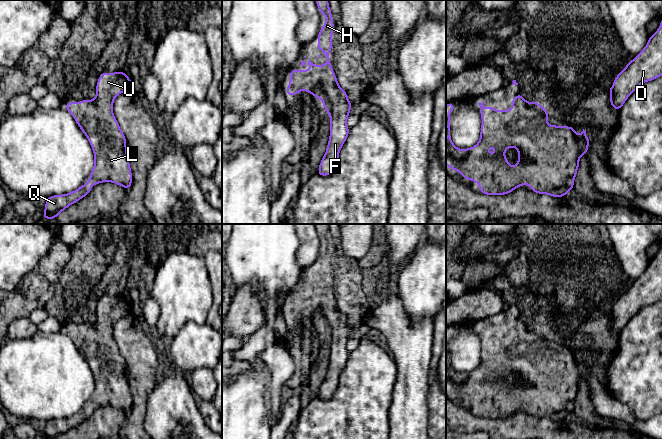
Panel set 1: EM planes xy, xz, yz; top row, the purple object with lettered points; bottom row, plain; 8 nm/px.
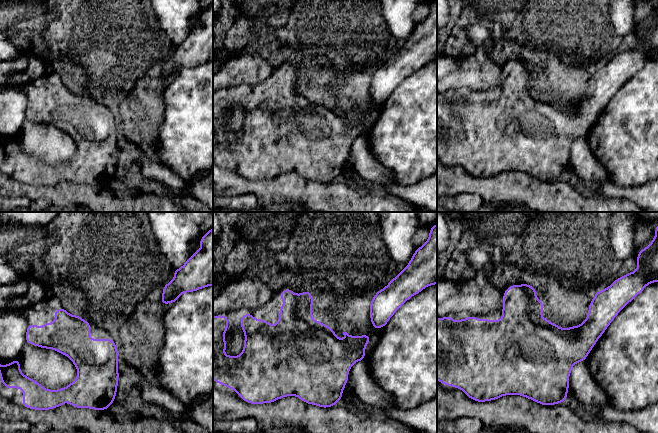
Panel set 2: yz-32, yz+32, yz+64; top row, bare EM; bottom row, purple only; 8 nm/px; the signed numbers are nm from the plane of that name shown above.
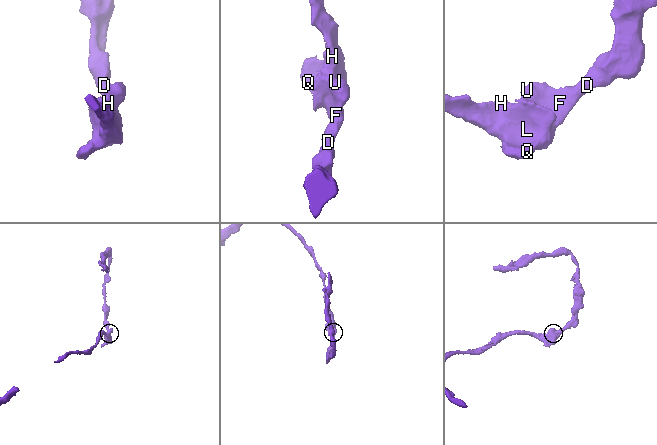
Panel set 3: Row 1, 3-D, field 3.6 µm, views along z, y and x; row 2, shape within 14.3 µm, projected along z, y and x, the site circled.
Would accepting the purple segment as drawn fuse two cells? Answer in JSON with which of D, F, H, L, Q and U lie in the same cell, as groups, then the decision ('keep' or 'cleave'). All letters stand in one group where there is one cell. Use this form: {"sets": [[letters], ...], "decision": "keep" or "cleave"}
{"sets": [["D", "F", "H", "L", "Q", "U"]], "decision": "keep"}

